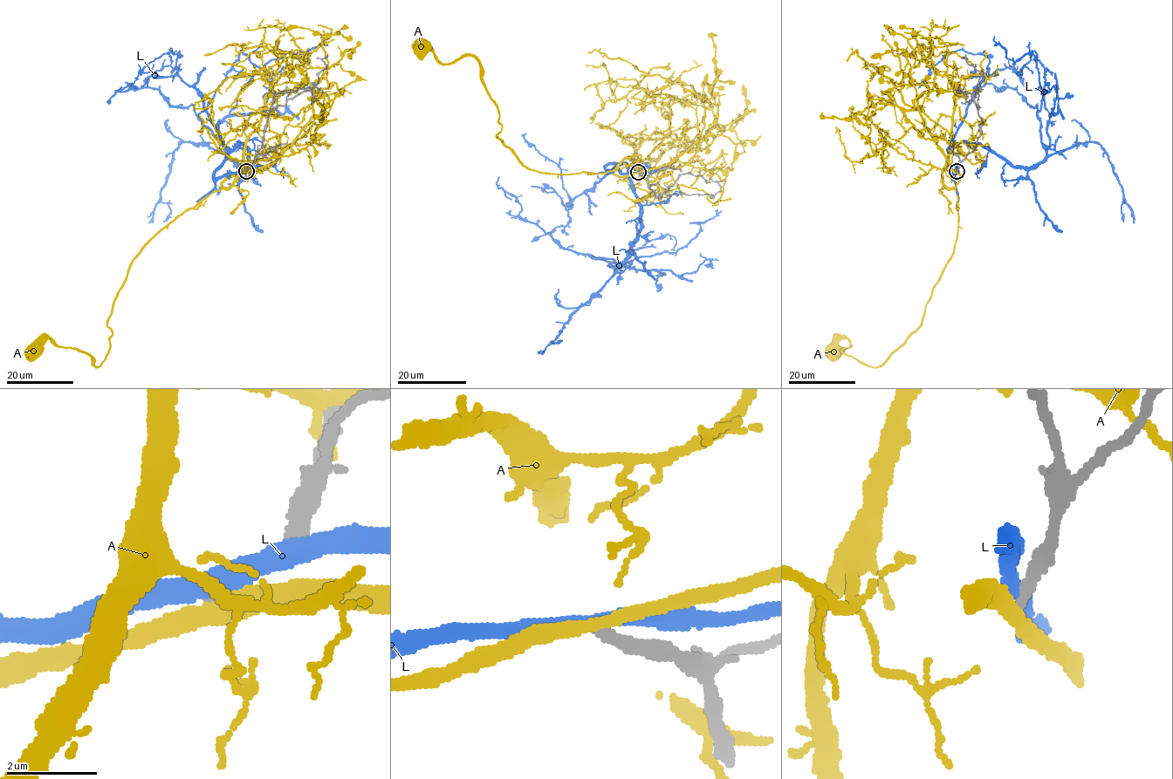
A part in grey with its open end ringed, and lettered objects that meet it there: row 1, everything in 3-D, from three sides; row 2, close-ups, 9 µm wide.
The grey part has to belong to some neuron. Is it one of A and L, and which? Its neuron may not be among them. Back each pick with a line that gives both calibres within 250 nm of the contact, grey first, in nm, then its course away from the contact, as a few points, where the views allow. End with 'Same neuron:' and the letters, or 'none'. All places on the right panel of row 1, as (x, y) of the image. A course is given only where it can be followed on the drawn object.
Same neuron: none

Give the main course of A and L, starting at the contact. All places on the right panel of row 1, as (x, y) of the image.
A: (956, 170), (957, 239), (921, 325), (879, 366), (842, 352), (850, 346), (847, 338), (835, 351)
L: (956, 169), (952, 177), (948, 148), (962, 142), (1026, 167), (1049, 145), (1035, 58), (1009, 59), (994, 37)

